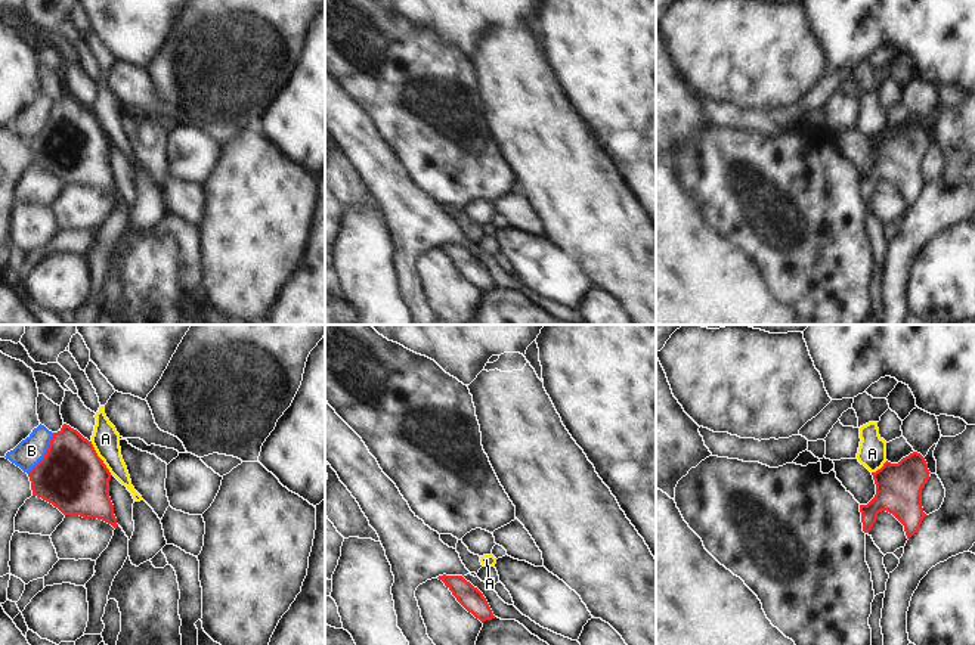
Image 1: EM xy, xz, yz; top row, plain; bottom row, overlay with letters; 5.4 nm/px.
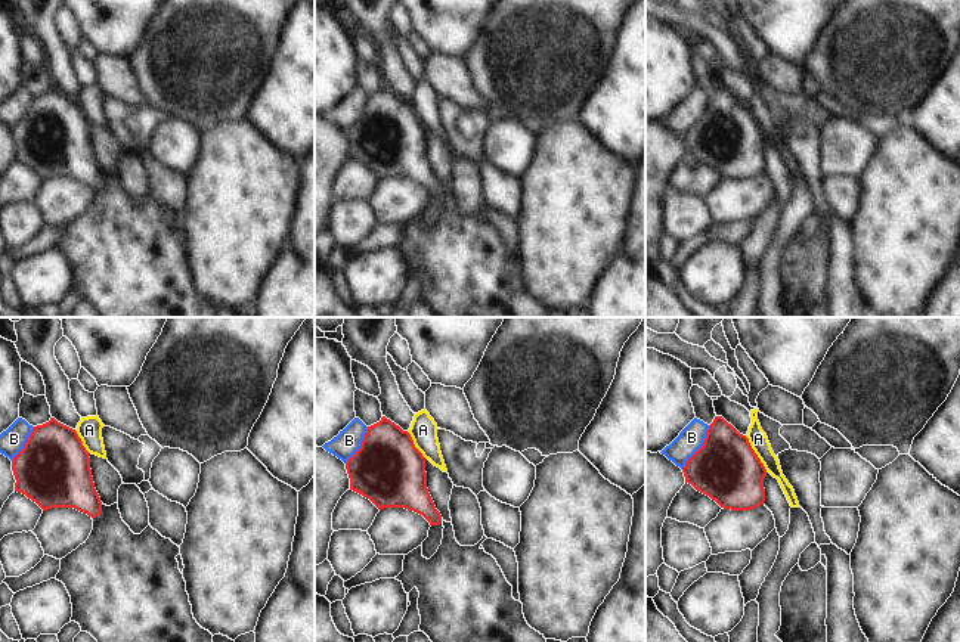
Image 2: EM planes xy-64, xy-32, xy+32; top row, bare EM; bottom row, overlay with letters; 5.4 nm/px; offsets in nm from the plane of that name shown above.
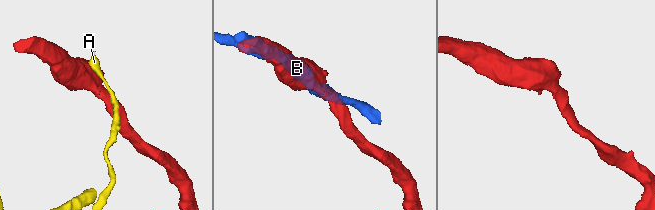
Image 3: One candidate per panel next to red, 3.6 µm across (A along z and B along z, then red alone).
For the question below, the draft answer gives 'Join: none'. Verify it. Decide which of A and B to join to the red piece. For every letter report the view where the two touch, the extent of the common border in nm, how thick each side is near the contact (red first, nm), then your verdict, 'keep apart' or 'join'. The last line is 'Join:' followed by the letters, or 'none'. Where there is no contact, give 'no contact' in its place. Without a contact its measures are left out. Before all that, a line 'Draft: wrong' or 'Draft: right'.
Draft: right
A: xy | 220 nm | 360/150 nm | keep apart
B: xy | 280 nm | 360/150 nm | keep apart
Join: none

